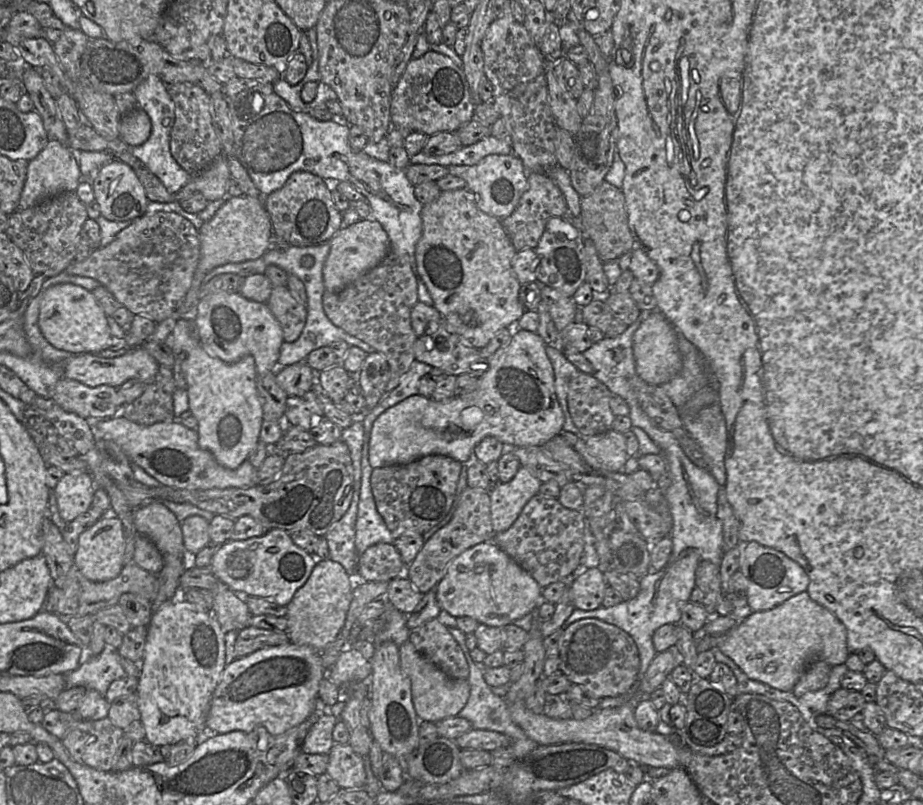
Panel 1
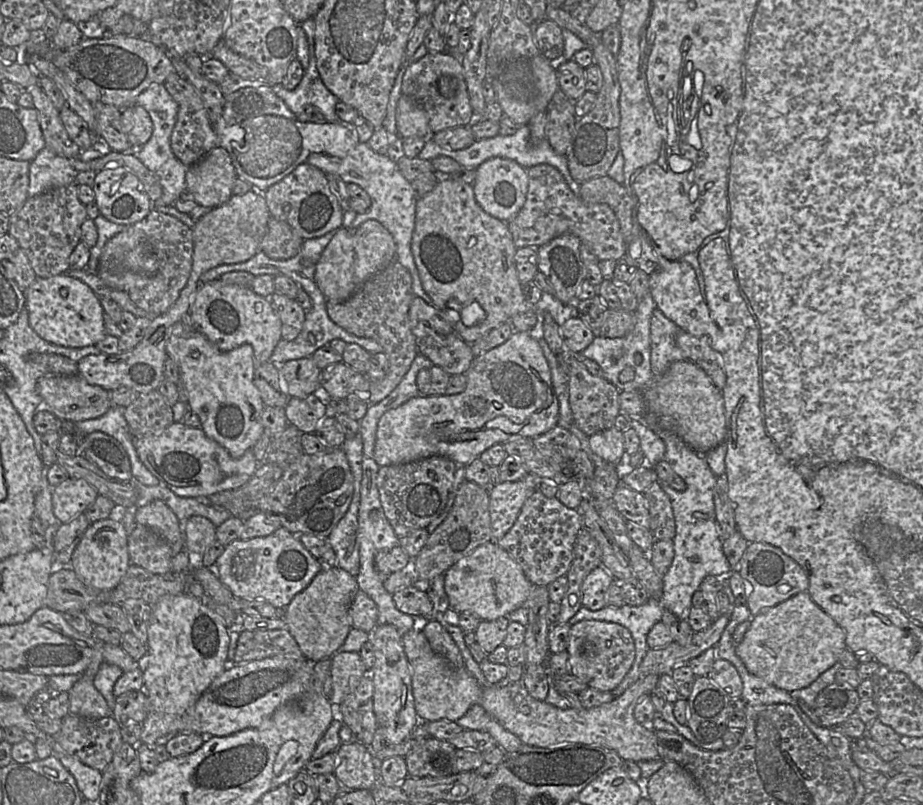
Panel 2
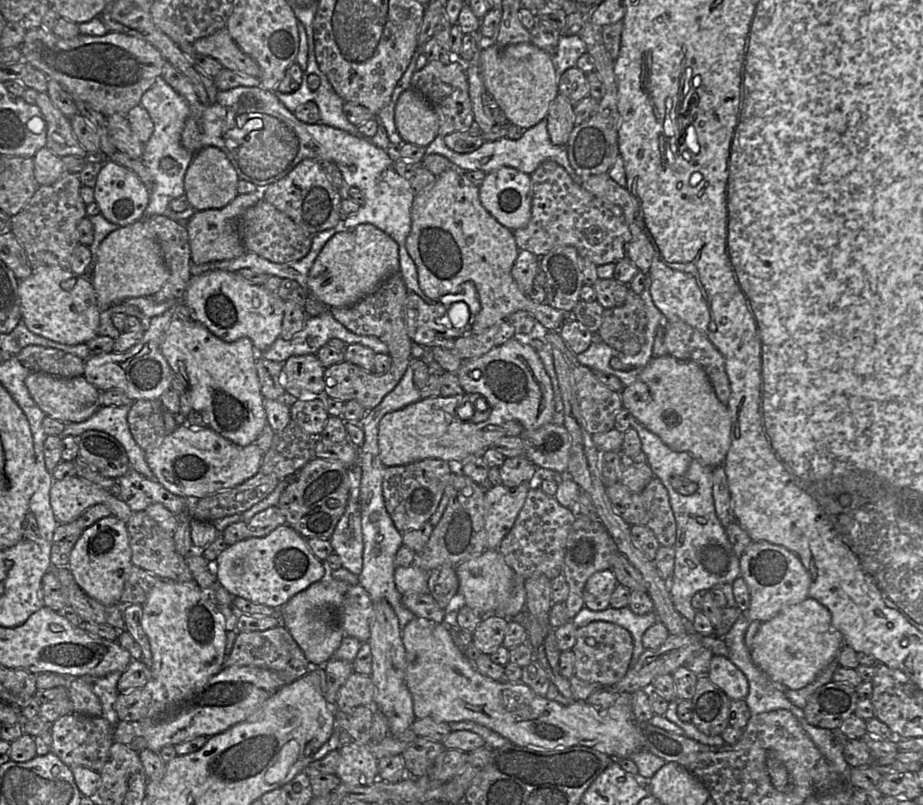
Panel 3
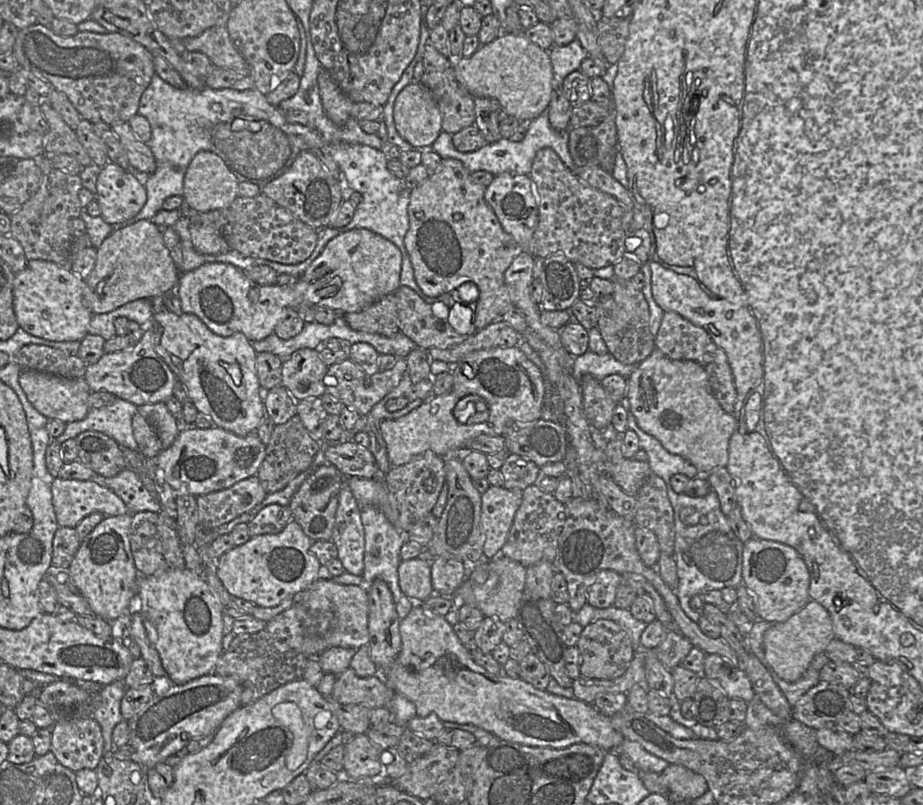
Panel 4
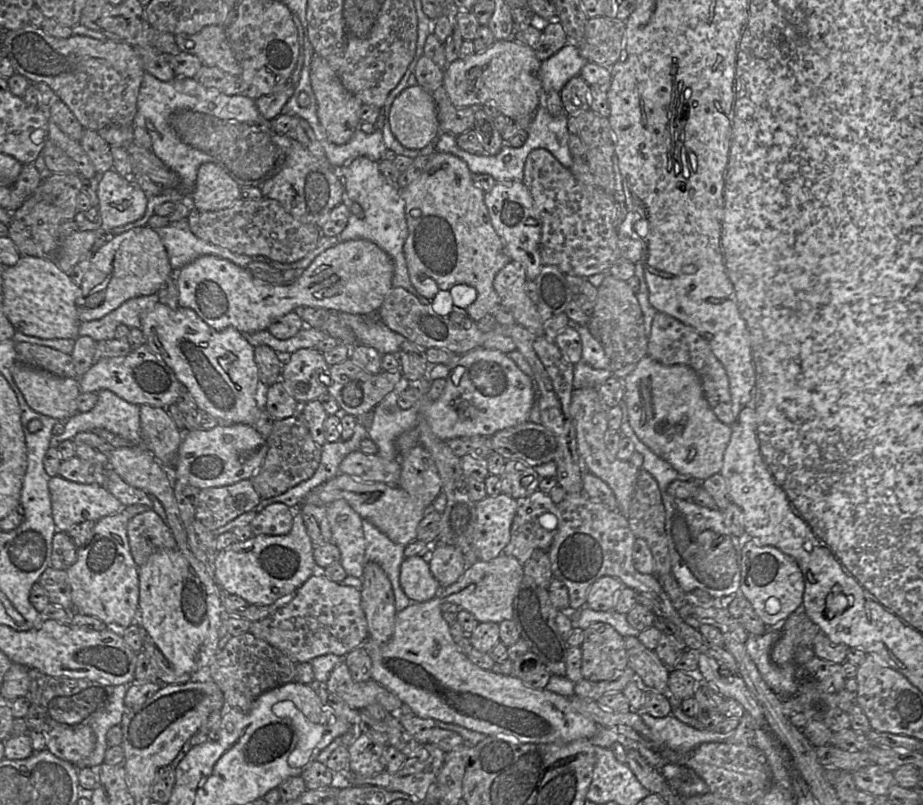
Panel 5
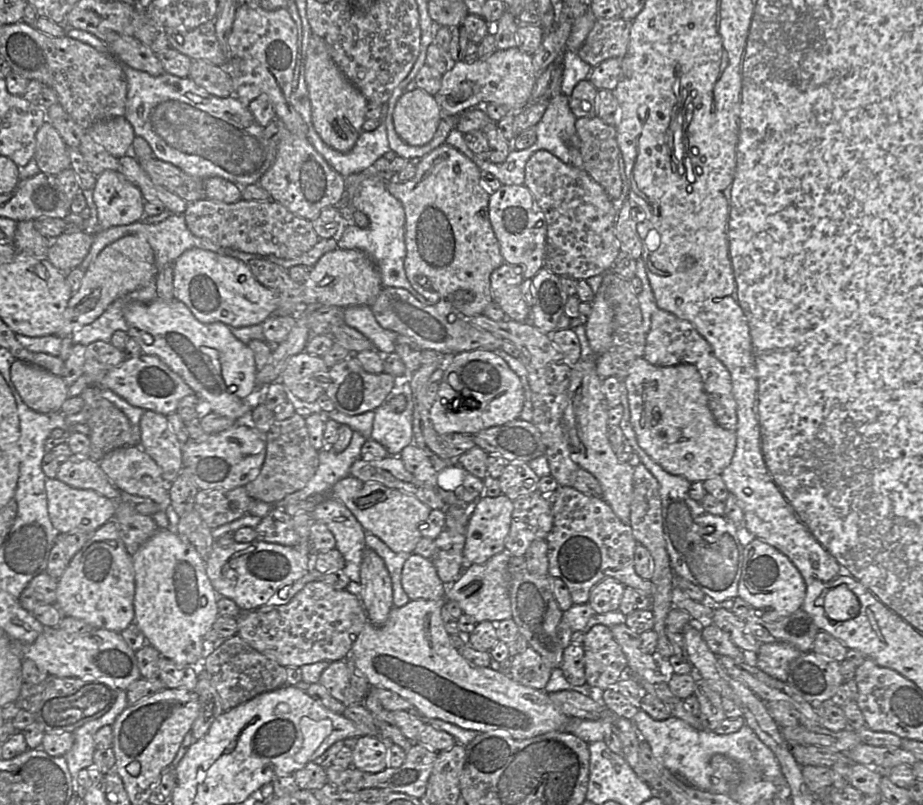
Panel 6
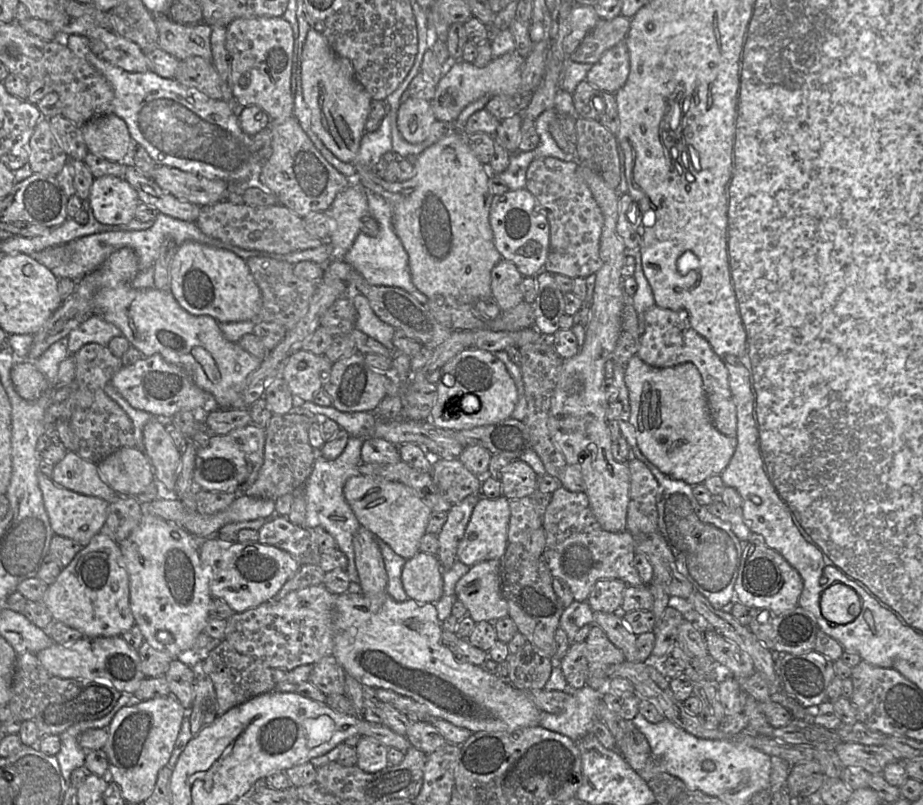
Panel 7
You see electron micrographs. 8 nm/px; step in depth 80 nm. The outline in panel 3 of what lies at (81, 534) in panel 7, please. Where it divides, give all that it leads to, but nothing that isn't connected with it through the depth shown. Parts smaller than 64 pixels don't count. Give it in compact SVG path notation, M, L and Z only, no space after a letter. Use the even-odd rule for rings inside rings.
M78 476L54 480L50 490L50 504L59 524L77 520L96 504L106 505L113 516L125 523L133 513L118 496Z

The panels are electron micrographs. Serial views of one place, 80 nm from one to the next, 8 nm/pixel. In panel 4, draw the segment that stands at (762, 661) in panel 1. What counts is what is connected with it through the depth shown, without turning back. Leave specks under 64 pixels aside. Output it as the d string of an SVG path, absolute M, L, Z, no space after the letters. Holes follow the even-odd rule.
M810 599L798 612L784 622L773 623L763 637L766 666L781 679L794 682L806 672L813 657L824 652L835 638L831 617L818 602Z

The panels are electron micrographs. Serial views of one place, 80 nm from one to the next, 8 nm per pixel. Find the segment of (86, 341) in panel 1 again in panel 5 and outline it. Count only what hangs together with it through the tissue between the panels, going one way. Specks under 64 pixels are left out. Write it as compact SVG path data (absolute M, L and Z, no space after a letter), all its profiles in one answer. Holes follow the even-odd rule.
M26 256L3 272L3 310L16 331L41 339L76 339L80 320L76 299L80 287L55 261Z

